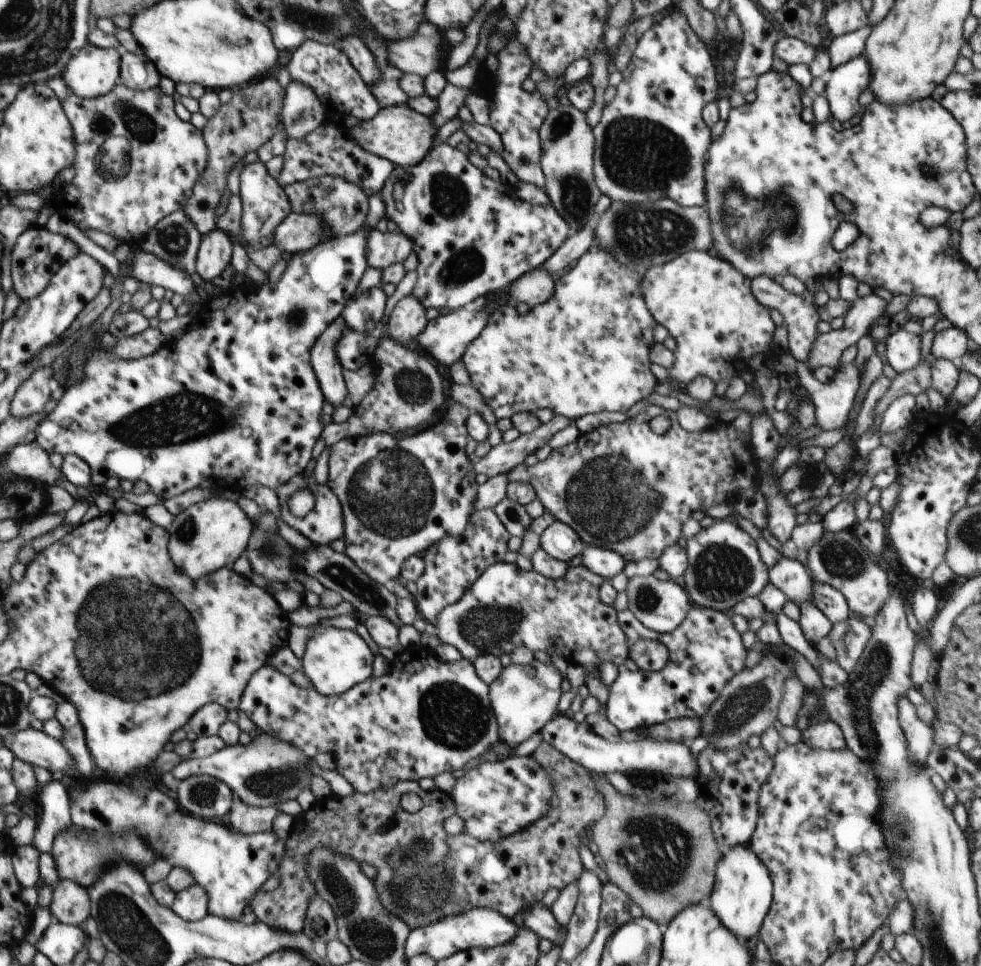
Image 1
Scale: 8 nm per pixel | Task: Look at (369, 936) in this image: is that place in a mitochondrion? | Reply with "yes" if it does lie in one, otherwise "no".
yes

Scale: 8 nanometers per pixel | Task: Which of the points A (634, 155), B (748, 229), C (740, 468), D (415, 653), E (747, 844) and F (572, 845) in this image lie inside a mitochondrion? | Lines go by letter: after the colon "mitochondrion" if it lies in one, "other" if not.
A: mitochondrion
B: mitochondrion
C: other
D: other
E: other
F: other

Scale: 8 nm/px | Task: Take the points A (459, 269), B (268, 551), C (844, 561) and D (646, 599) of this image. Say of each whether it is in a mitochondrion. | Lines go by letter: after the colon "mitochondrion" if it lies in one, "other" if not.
A: mitochondrion
B: mitochondrion
C: mitochondrion
D: mitochondrion

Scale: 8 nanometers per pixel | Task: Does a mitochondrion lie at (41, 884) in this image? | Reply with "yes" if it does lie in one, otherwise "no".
no

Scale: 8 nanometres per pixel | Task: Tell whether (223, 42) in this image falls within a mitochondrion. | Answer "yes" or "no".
yes

